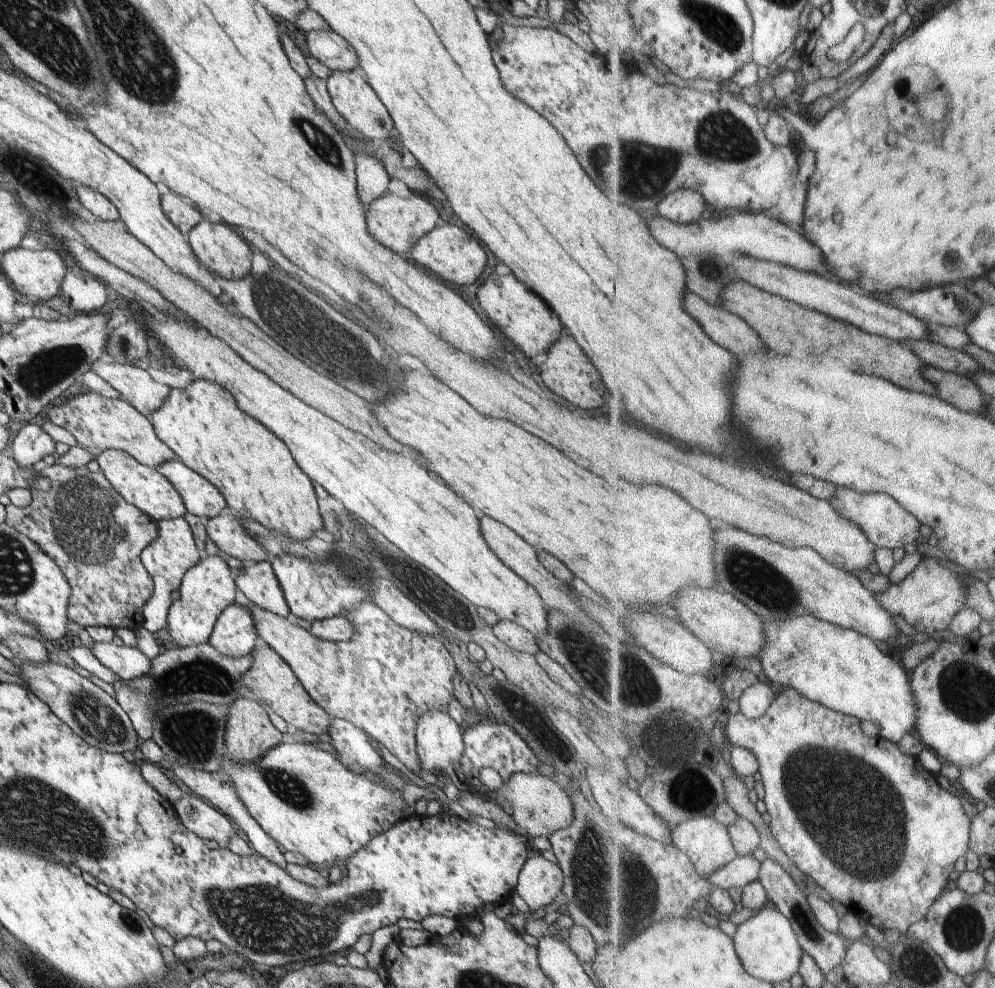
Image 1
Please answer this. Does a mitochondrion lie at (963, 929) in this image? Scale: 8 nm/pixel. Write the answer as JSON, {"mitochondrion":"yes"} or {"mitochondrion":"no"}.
{"mitochondrion":"yes"}

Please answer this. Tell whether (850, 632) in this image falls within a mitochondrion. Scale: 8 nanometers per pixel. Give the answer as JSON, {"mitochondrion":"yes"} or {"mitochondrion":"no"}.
{"mitochondrion":"no"}

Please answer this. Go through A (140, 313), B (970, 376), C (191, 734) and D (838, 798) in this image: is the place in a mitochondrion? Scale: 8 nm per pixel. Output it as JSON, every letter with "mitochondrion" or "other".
{"A":"other","B":"other","C":"mitochondrion","D":"mitochondrion"}

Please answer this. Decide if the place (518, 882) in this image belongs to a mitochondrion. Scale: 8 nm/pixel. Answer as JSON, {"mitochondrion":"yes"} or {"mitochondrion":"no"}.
{"mitochondrion":"no"}

